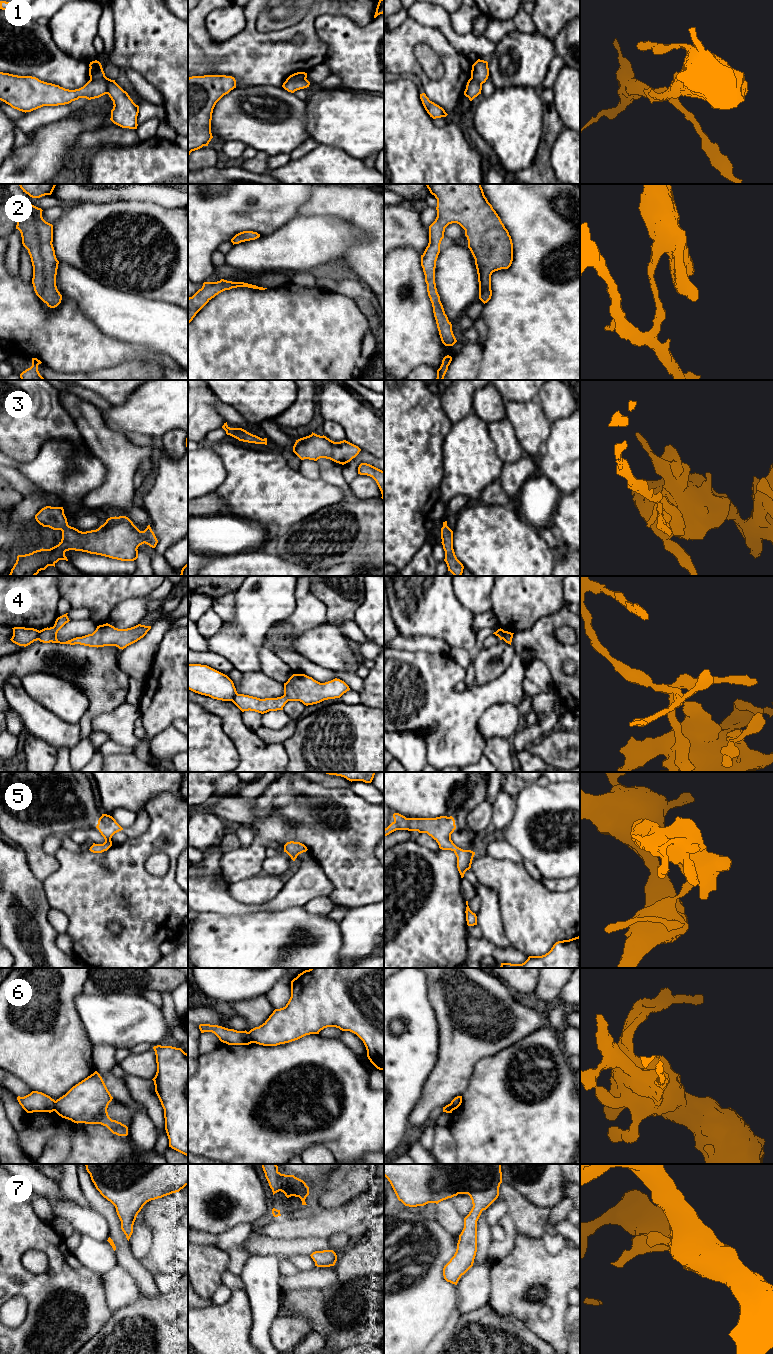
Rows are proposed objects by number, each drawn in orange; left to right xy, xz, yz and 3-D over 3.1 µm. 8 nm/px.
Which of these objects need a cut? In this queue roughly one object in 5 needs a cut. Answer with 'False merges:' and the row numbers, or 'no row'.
False merges: 1, 4, 6

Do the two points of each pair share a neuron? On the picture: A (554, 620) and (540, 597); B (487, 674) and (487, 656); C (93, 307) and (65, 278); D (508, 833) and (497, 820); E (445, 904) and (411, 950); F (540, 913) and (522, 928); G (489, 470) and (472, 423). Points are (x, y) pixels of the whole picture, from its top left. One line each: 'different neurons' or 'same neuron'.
A: different neurons
B: same neuron
C: same neuron
D: different neurons
E: same neuron
F: same neuron
G: same neuron

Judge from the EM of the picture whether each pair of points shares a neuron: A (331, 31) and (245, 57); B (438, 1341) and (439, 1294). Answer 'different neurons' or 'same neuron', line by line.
A: different neurons
B: different neurons

